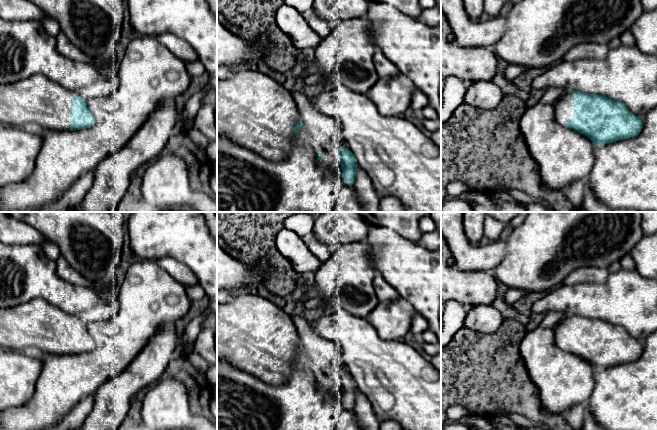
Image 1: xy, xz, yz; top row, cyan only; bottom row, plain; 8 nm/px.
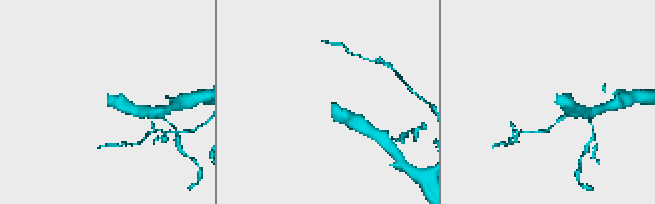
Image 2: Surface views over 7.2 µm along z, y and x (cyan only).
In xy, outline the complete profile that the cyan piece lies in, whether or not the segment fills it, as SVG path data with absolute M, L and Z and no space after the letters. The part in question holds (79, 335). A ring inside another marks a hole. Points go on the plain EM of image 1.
M36 298L15 307L0 308L0 347L21 352L30 345L47 354L73 355L92 351L95 341L86 324L44 299Z

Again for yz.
M574 315L560 320L554 329L555 342L561 350L587 360L595 369L634 362L643 352L640 342L630 336L622 326L602 319Z

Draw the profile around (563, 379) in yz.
M554 327L527 331L520 344L520 352L544 410L564 415L573 405L587 403L594 389L596 369L587 360L561 350L555 342Z

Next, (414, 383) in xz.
M339 305L334 306L331 314L309 323L319 337L339 346L350 375L358 389L370 400L379 422L394 420L403 430L441 430L441 374L416 349L400 340L381 338L367 319L354 316Z

